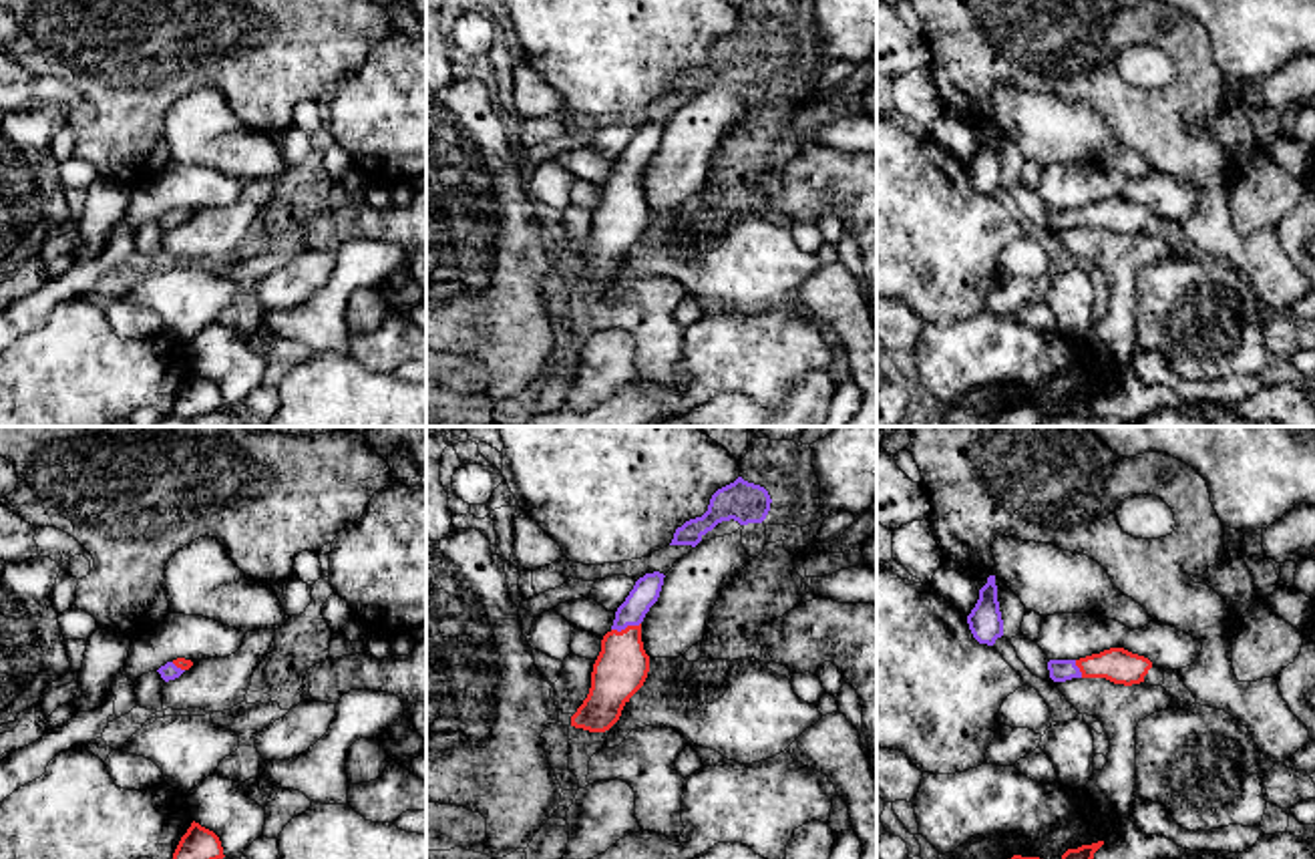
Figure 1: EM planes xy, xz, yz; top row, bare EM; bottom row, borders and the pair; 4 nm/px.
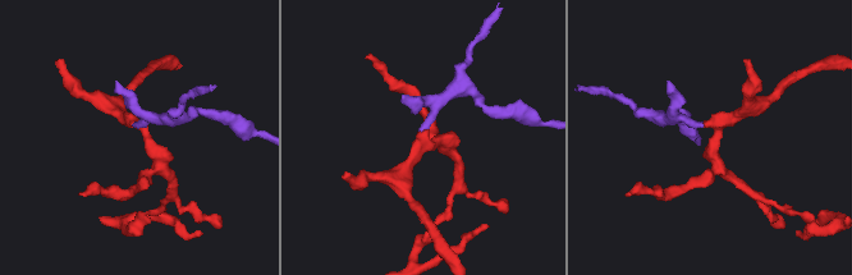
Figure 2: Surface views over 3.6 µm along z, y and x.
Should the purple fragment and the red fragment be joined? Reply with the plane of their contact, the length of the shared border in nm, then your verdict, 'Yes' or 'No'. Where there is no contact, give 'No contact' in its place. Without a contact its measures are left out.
Touches purple in xz. Shared border 120 nm. Yes

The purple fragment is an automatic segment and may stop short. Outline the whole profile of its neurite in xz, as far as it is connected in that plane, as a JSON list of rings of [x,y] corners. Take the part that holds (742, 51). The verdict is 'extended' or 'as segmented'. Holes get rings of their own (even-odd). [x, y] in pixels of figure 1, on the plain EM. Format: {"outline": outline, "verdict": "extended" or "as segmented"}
{"outline": [[[738,26],[712,44],[708,60],[702,66],[678,76],[670,95],[696,97],[708,80],[730,68],[740,74],[762,72],[770,60],[770,52],[772,48],[764,36]]], "verdict": "as segmented"}

